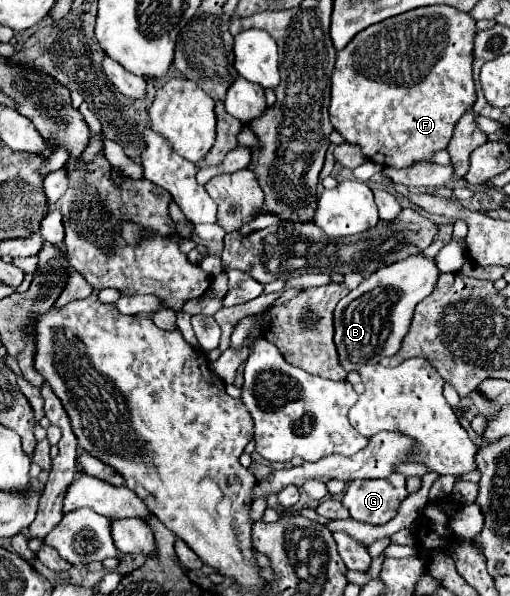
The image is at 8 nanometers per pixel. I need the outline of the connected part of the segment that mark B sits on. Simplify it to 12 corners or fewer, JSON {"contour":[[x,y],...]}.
{"contour":[[436,258],[364,276],[334,310],[334,344],[354,372],[400,350]]}

